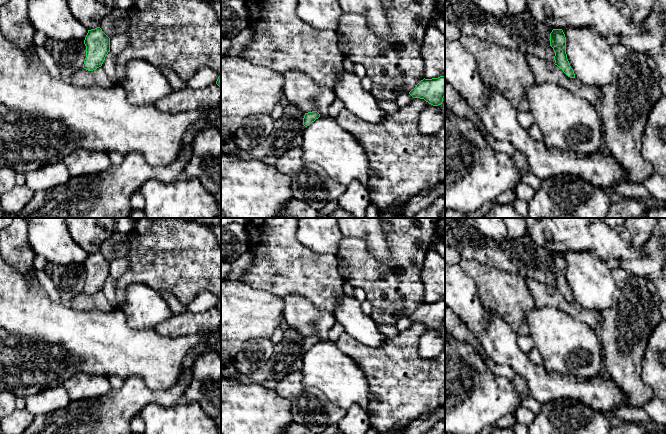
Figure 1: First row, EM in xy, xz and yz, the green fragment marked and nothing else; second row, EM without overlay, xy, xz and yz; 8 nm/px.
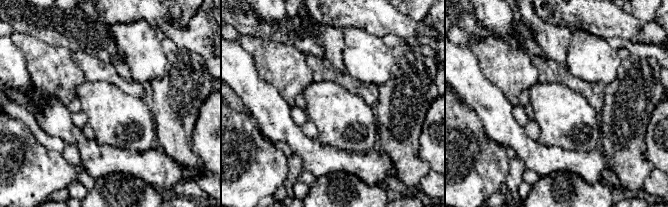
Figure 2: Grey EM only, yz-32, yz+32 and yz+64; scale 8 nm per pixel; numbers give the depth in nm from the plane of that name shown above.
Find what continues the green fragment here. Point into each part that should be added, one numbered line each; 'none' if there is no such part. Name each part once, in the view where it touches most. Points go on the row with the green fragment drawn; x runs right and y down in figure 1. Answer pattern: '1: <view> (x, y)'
none

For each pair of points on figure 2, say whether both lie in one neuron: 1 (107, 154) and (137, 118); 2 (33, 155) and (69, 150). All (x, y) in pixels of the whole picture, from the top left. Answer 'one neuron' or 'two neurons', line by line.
1: two neurons
2: two neurons

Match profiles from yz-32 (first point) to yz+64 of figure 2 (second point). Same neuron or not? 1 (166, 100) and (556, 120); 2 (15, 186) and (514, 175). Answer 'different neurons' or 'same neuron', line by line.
1: different neurons
2: different neurons

